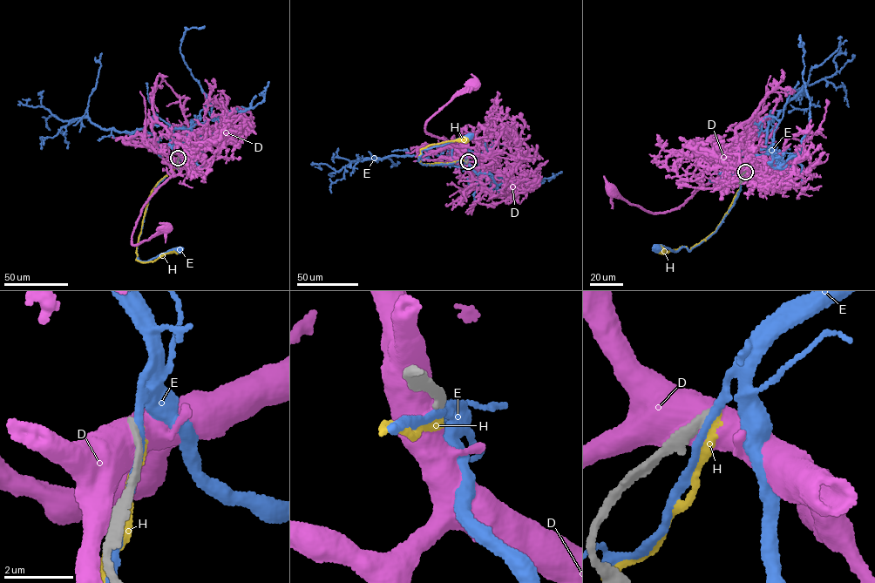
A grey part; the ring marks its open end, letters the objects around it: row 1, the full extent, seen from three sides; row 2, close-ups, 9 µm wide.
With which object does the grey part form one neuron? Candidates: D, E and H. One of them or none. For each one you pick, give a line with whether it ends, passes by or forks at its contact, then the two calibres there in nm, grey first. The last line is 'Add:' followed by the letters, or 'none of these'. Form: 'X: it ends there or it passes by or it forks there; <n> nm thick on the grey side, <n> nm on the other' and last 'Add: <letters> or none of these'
Add: none of these

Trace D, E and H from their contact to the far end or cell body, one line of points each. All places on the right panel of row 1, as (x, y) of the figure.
D: (744, 172), (752, 175), (733, 182), (745, 166), (730, 168), (682, 204), (654, 213), (612, 189)
E: (744, 172), (733, 205), (715, 231), (689, 251), (683, 247), (674, 252), (662, 246), (655, 247)
H: (745, 172), (739, 179), (741, 188), (715, 231), (689, 250), (683, 247), (668, 253), (664, 248), (661, 250)

